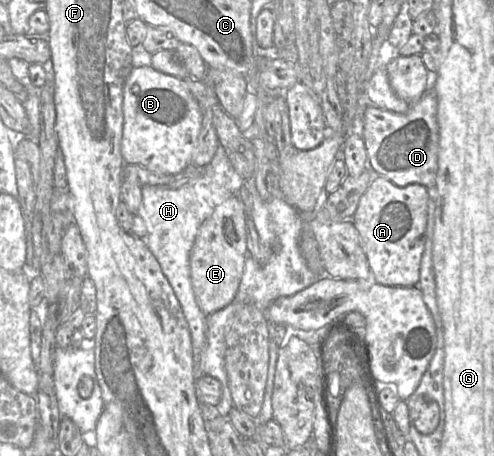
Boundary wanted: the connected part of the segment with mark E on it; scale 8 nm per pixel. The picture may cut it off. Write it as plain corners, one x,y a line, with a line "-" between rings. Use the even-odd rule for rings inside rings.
232,195
217,206
199,228
190,251
190,278
196,302
207,316
223,309
235,298
248,255
243,203

